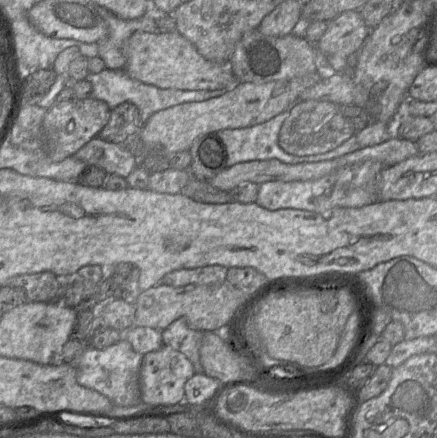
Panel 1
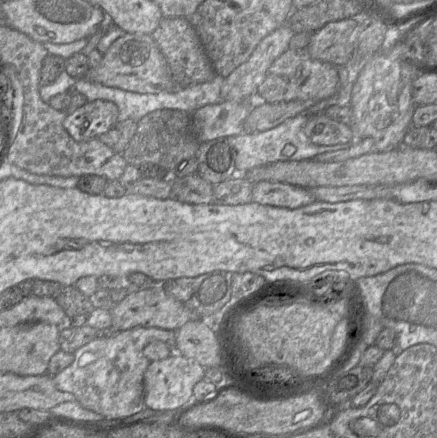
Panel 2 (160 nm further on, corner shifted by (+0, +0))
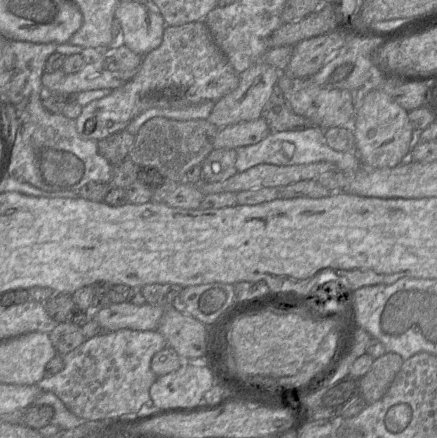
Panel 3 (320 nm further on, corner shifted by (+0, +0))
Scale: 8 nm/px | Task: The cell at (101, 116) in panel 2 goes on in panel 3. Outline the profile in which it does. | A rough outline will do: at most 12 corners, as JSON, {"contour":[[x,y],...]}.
{"contour":[[204,21],[166,26],[137,73],[75,119],[82,139],[148,109],[218,101],[239,74]]}

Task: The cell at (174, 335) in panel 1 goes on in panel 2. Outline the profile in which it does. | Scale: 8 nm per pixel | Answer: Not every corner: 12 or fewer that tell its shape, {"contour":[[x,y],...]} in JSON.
{"contour":[[137,326],[94,339],[53,375],[59,390],[107,419],[146,408],[154,340],[176,331]]}

